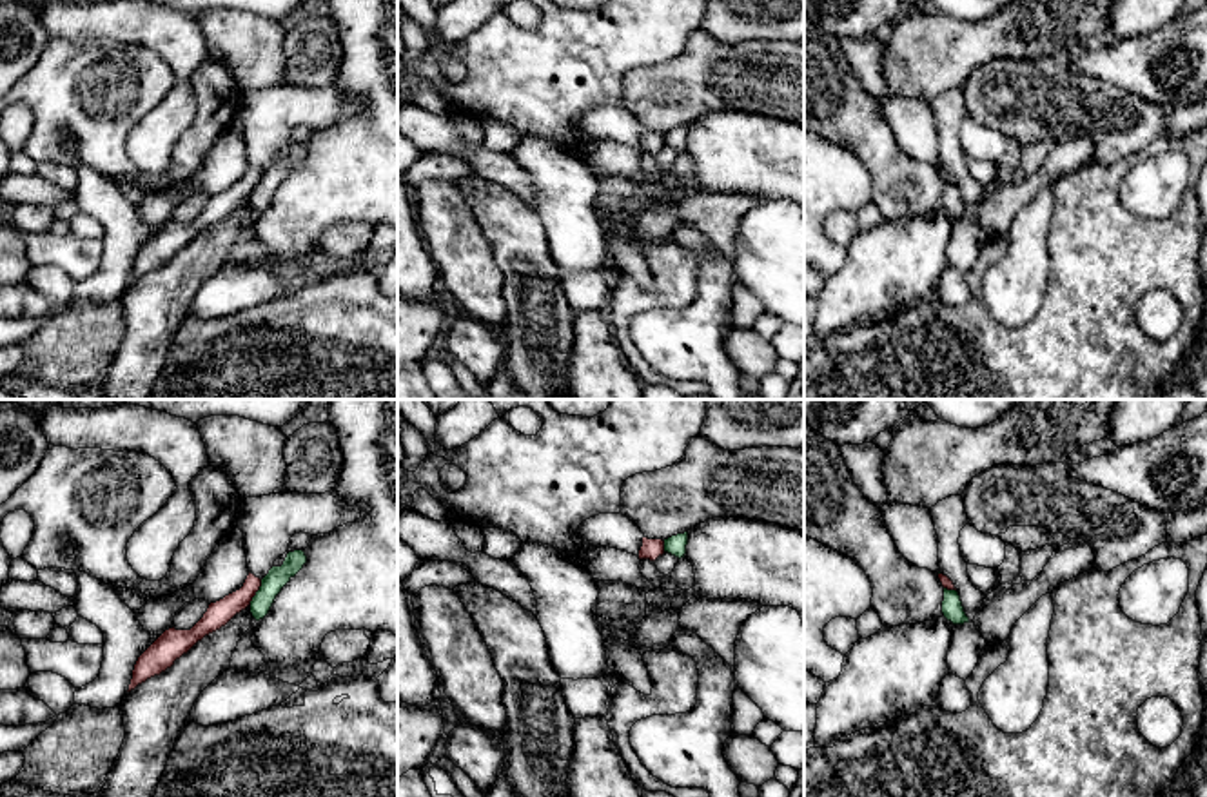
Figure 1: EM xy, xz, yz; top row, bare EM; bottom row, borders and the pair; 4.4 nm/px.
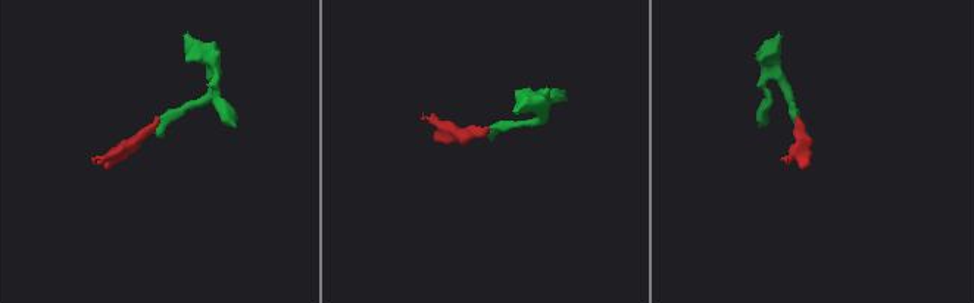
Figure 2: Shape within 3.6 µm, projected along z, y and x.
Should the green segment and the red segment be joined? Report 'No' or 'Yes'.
No

